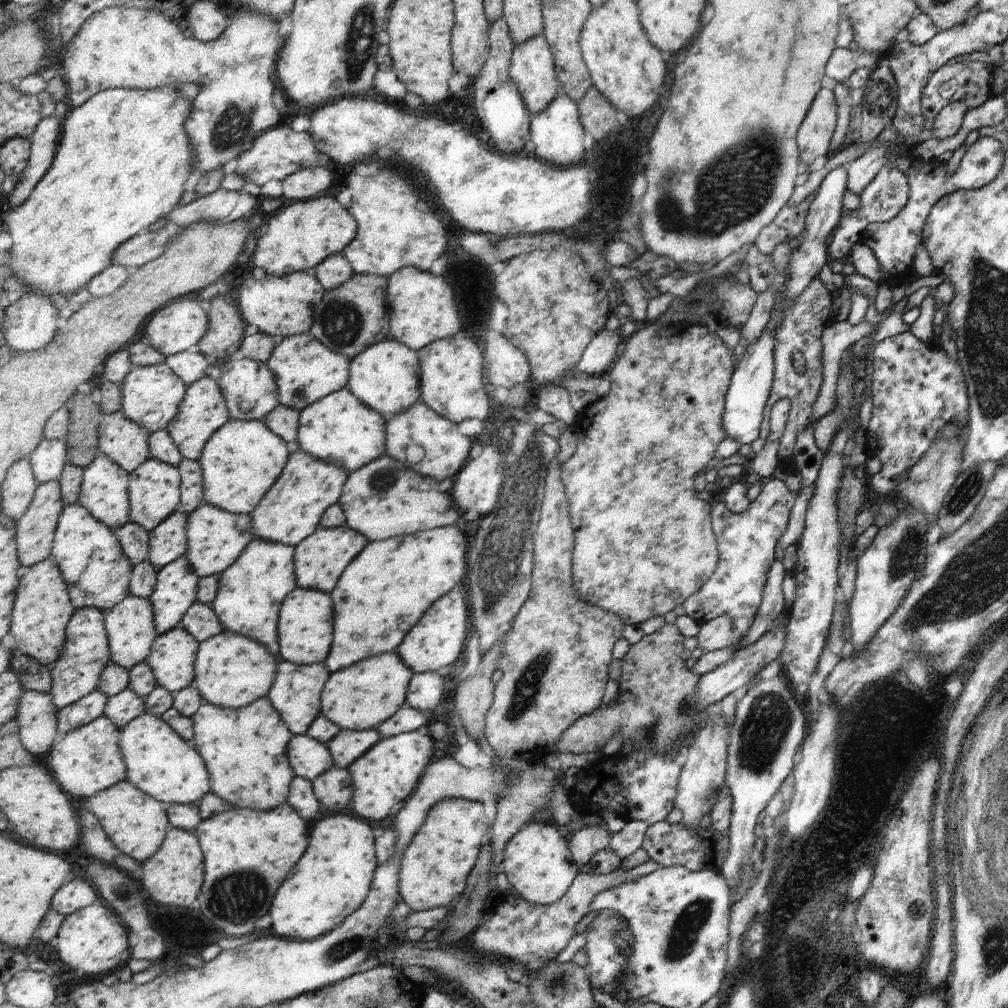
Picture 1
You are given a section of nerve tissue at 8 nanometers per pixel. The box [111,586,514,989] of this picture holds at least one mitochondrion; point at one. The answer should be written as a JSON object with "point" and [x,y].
{"point":[236,897]}

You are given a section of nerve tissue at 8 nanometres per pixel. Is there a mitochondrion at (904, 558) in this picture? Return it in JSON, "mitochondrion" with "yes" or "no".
{"mitochondrion":"yes"}

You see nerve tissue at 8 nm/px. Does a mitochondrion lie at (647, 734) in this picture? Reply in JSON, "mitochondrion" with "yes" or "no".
{"mitochondrion":"yes"}

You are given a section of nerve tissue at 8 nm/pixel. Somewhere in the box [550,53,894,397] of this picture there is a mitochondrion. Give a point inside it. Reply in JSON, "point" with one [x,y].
{"point":[737,185]}

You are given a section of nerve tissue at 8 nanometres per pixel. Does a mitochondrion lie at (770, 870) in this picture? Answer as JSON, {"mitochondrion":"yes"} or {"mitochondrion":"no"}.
{"mitochondrion":"no"}

